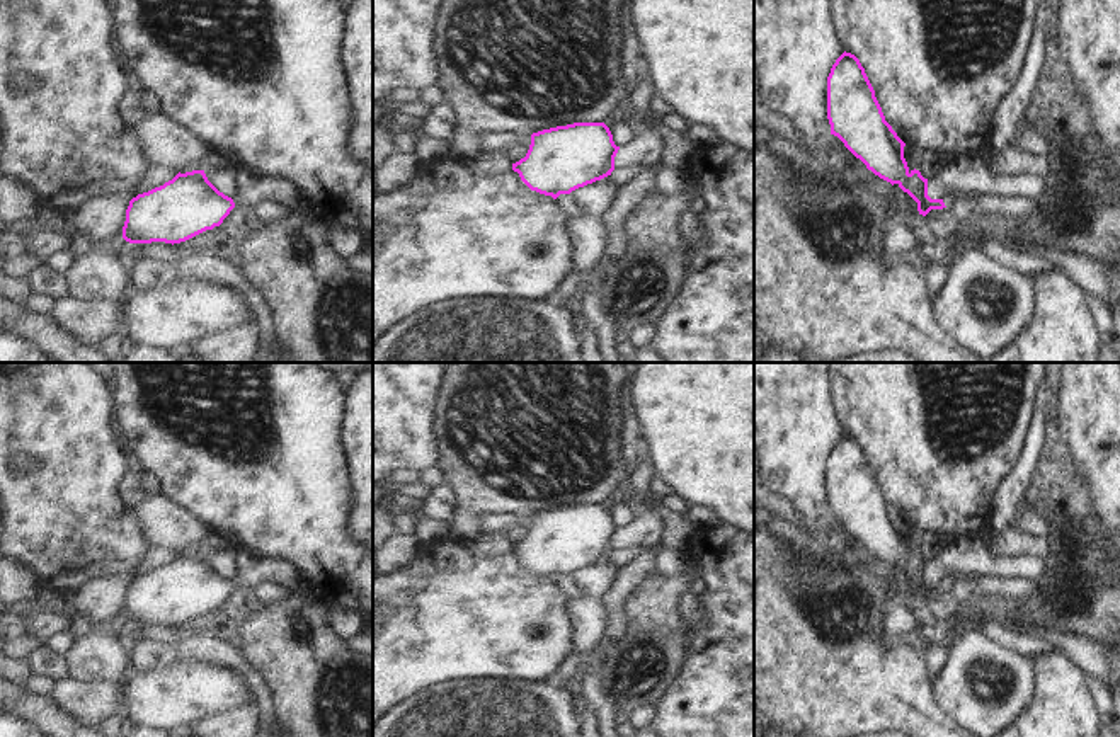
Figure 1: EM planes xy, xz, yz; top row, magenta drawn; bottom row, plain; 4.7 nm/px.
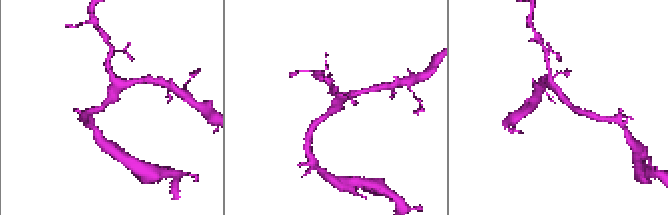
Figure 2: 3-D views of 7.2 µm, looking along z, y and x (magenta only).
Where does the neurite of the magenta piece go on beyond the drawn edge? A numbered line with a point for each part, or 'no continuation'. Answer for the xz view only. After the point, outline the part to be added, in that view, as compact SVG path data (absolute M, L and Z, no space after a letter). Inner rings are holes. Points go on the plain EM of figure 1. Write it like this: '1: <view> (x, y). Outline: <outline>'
1: xz (620, 557). Outline: M628 545L626 548L614 548L614 551L608 557L609 562L613 562L616 567L623 567L628 562L631 562L642 550L643 546L633 546Z

